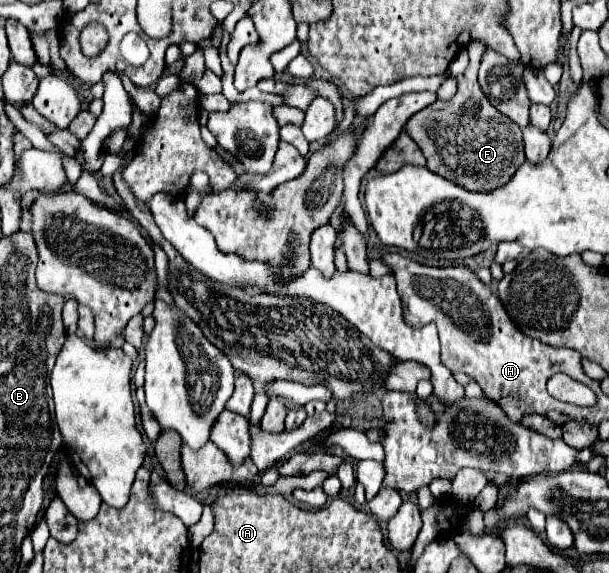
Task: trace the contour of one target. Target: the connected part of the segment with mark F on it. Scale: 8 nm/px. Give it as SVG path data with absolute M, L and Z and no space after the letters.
M482 41L470 43L470 65L466 73L456 77L458 93L450 101L434 101L412 115L406 123L406 133L418 143L426 157L426 167L432 173L476 193L488 193L508 183L508 177L512 177L512 173L516 173L516 169L526 161L520 127L494 109L476 81L482 53Z

